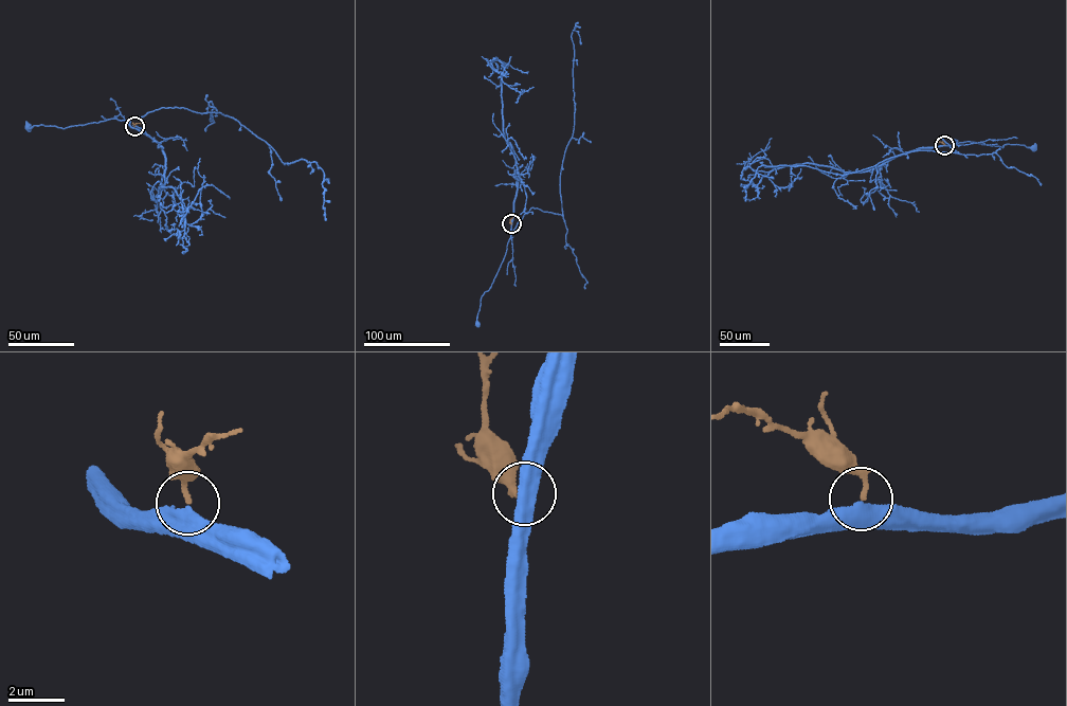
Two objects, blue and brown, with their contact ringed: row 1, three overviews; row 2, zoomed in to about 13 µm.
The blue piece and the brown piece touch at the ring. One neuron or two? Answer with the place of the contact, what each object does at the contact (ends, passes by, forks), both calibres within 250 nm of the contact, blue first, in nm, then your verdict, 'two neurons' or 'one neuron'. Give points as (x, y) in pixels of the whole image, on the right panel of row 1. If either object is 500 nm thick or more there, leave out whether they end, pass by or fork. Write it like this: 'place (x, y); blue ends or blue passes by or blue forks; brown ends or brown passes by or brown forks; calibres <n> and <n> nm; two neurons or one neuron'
place (944, 145); blue passes by; brown ends; calibres 480 and 170 nm; one neuron

